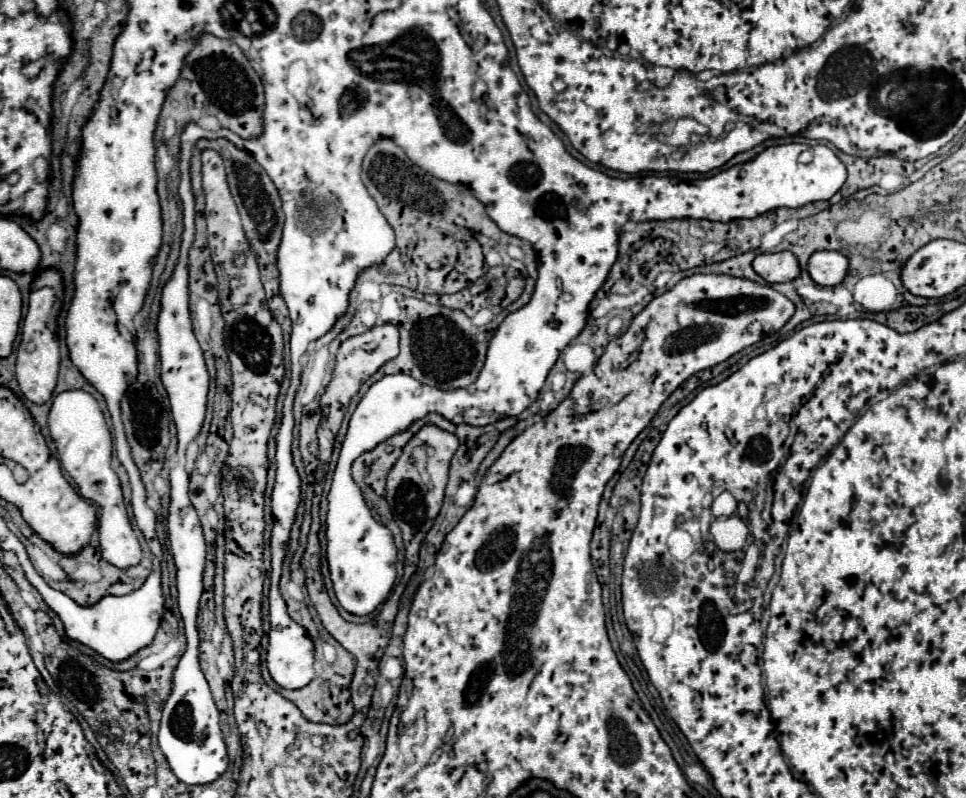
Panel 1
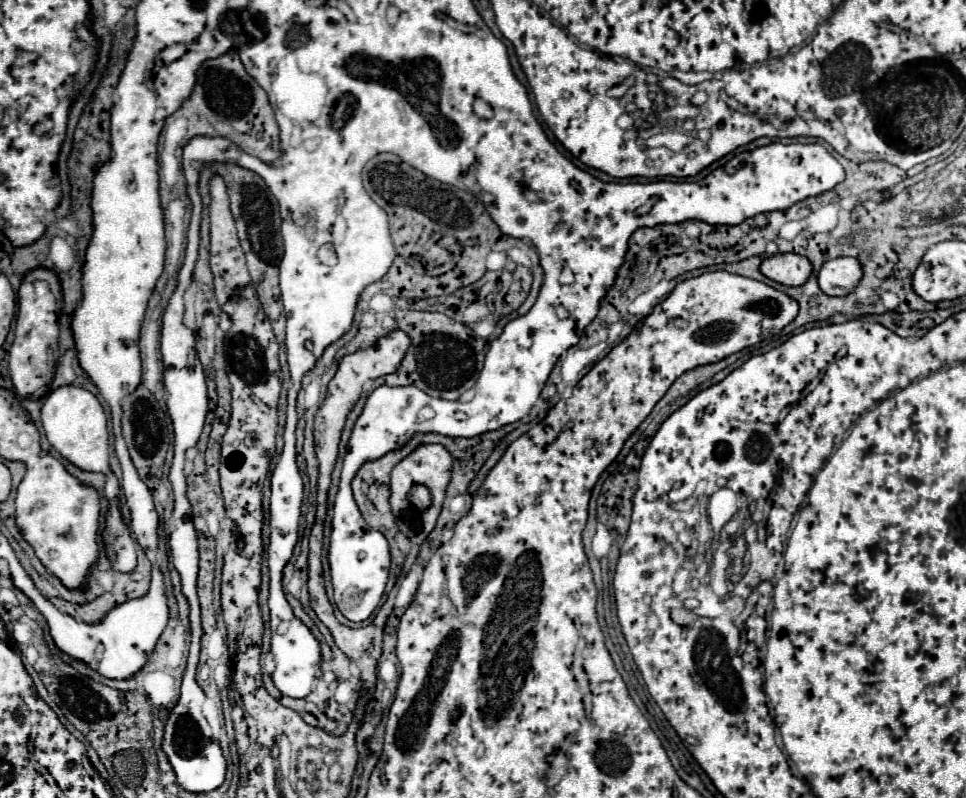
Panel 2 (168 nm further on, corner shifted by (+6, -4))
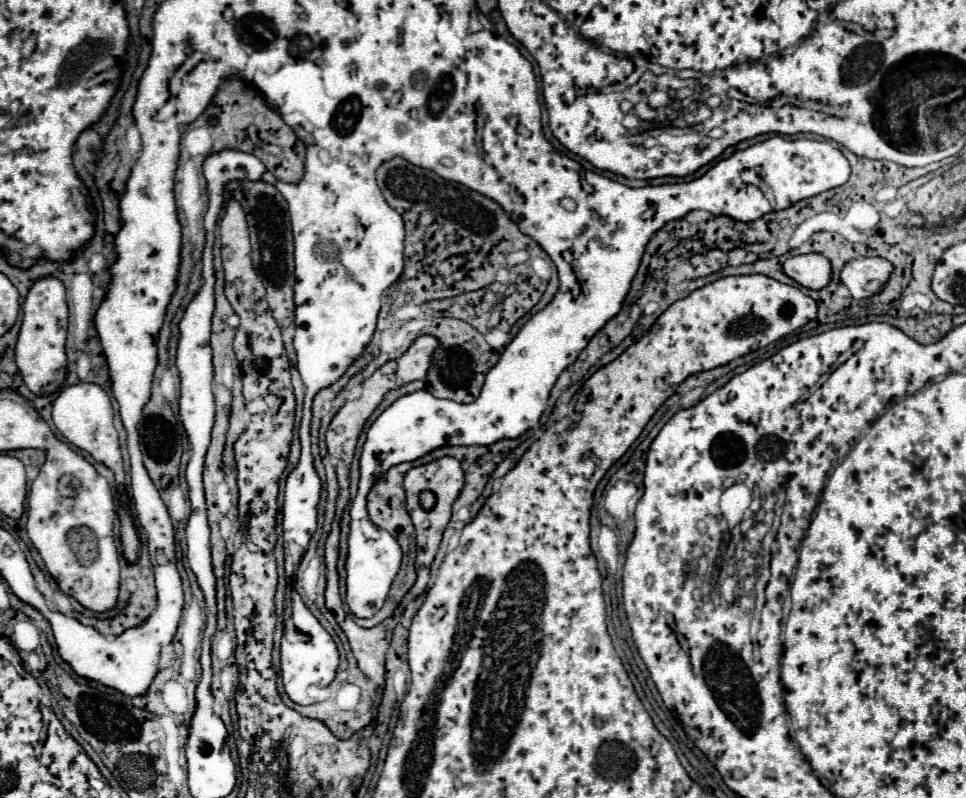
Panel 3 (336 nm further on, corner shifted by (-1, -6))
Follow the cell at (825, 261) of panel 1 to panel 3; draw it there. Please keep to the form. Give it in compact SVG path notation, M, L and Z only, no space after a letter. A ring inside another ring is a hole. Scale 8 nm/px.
M863 257L849 261L841 271L841 283L849 287L853 299L877 295L893 273L893 265L883 257Z

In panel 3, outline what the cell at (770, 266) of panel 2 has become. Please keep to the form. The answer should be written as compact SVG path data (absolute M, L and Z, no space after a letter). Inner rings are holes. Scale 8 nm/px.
M821 253L789 257L783 271L797 283L809 289L823 289L831 281L831 263Z

